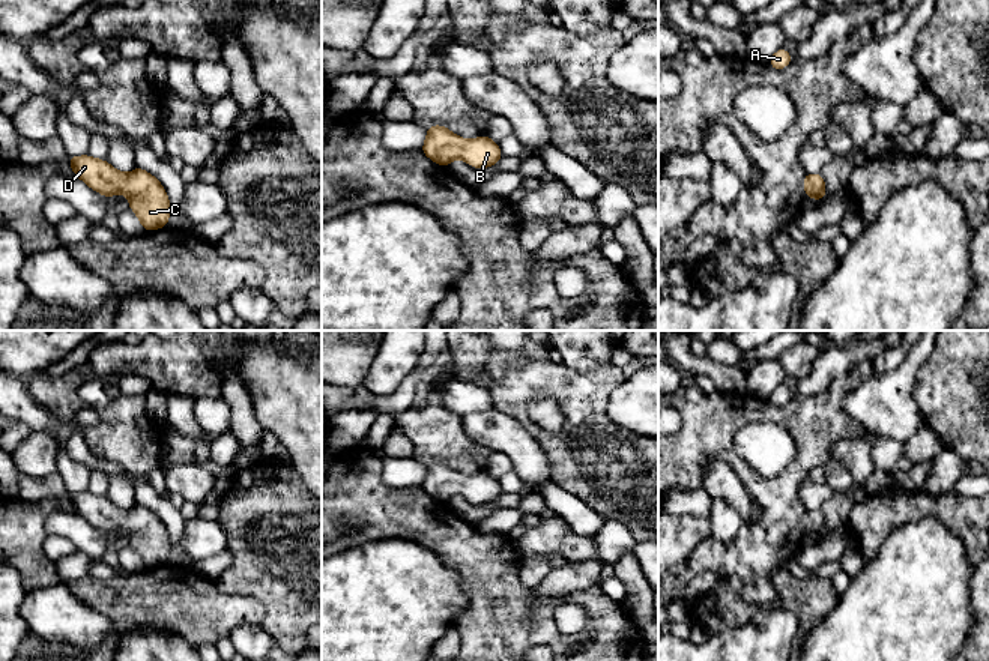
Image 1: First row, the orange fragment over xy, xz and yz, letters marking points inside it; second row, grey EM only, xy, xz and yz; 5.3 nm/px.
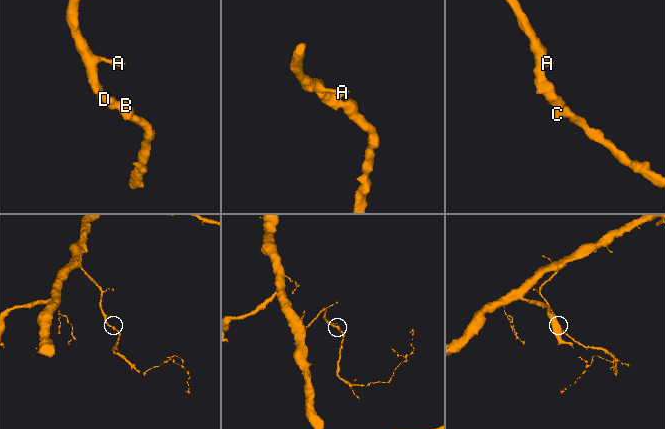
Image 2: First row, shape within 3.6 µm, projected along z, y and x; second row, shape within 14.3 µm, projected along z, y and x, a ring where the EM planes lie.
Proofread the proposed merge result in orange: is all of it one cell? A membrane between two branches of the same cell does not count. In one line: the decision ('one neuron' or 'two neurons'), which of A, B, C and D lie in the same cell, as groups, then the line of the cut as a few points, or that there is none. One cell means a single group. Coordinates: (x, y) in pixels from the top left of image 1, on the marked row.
one neuron; A B C D; no cut

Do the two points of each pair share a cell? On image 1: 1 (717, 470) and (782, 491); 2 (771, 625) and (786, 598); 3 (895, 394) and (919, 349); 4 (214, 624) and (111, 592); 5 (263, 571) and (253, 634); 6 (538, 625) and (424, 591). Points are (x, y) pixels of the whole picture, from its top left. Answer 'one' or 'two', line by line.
1: two
2: two
3: one
4: one
5: two
6: two

